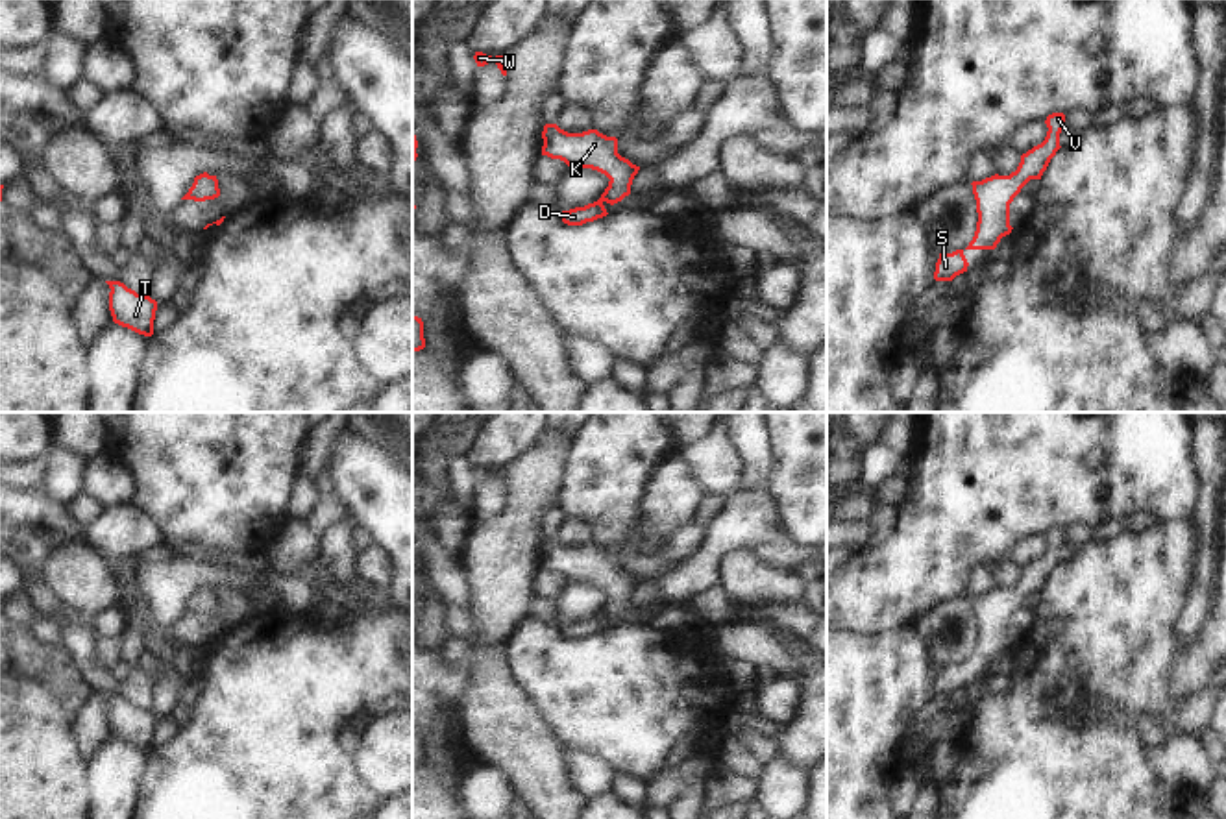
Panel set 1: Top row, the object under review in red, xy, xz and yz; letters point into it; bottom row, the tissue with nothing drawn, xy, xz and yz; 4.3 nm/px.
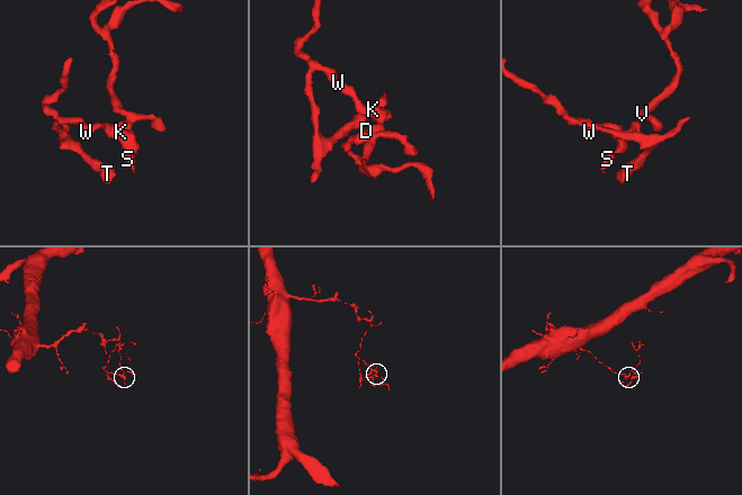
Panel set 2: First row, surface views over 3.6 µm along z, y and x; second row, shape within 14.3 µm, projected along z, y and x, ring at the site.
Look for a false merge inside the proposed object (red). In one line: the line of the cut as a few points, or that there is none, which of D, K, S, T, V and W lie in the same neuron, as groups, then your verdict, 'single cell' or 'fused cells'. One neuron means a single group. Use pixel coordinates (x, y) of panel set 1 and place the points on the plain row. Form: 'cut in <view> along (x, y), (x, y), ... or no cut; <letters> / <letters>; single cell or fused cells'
no cut; D K S T V W; single cell

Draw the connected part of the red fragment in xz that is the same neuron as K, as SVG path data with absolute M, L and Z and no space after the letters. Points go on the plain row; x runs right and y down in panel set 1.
M546 538L542 545L542 569L560 573L568 581L592 582L610 595L601 612L584 621L562 625L560 632L568 640L582 640L607 630L605 616L614 619L631 608L631 599L640 581L618 568L618 553L597 544L568 547L557 538Z

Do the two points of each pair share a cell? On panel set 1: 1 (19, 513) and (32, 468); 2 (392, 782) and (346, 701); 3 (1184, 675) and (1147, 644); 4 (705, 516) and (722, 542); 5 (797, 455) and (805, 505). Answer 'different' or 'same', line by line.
1: different
2: different
3: different
4: different
5: same

